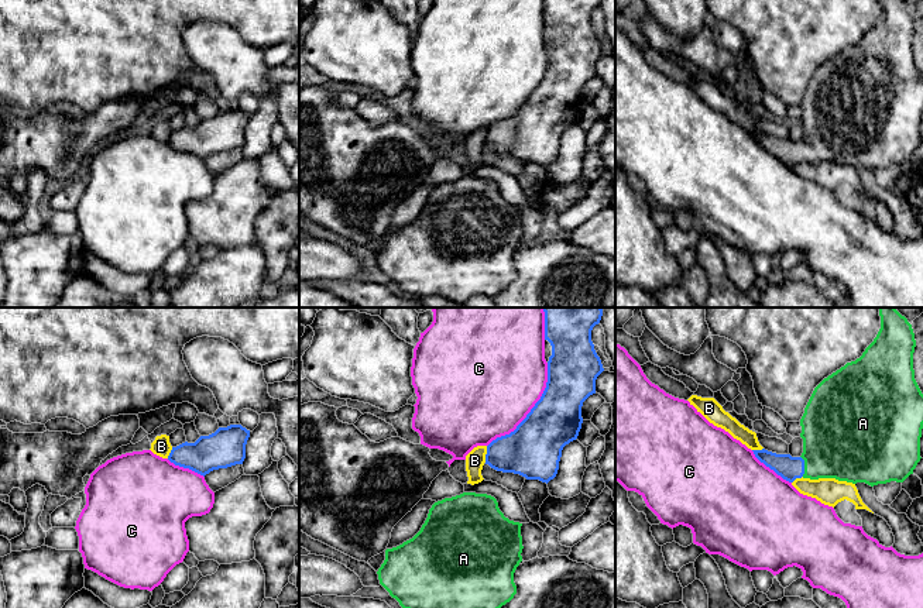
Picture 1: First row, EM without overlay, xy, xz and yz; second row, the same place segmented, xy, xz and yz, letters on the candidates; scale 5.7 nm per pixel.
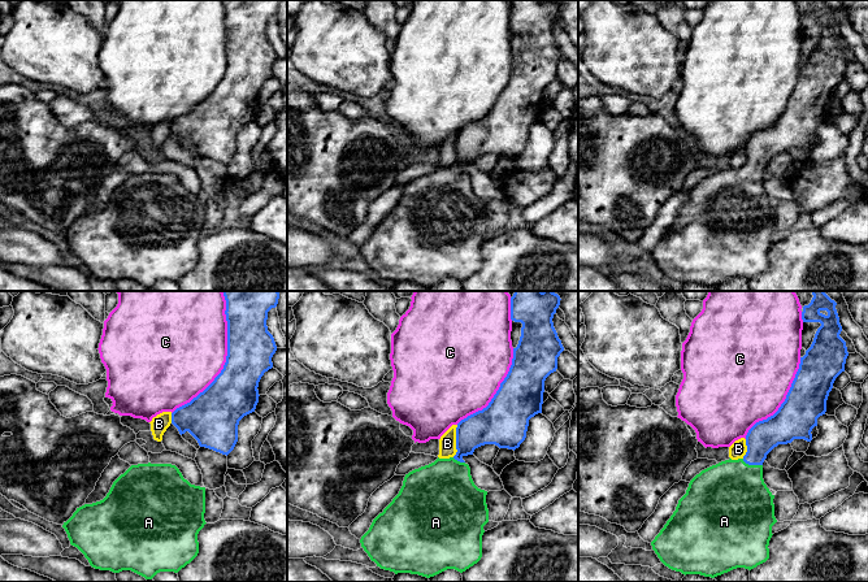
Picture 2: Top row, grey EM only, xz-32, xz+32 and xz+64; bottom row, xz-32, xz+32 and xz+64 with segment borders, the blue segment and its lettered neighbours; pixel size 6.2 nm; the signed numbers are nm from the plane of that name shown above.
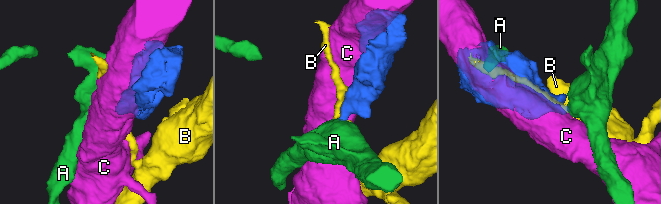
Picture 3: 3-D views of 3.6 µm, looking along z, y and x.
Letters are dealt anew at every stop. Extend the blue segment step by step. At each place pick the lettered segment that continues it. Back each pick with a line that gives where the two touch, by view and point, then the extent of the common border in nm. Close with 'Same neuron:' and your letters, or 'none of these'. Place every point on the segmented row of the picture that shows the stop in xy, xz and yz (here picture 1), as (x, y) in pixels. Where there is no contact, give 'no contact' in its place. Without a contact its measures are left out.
A: meets blue in yz at (803, 466); contact 120 nm long
Same neuron: A

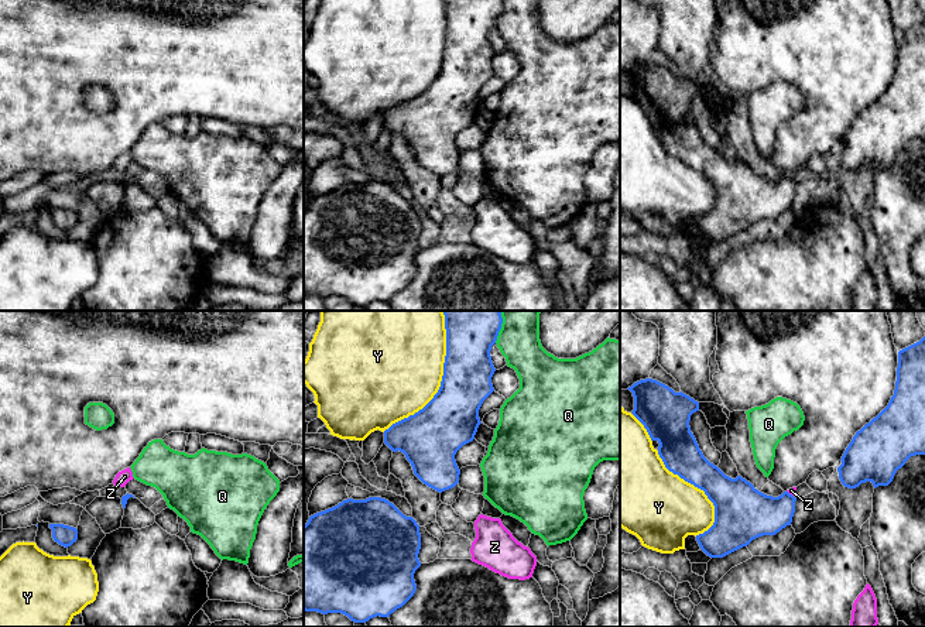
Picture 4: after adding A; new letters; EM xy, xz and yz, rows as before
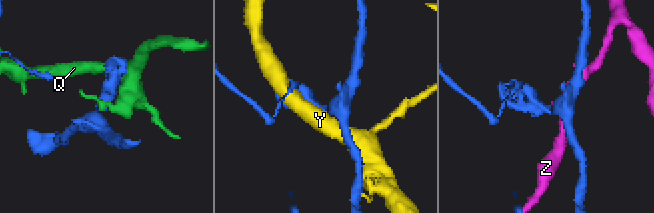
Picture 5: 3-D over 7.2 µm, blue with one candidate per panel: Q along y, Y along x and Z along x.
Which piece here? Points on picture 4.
Same neuron: none of these

